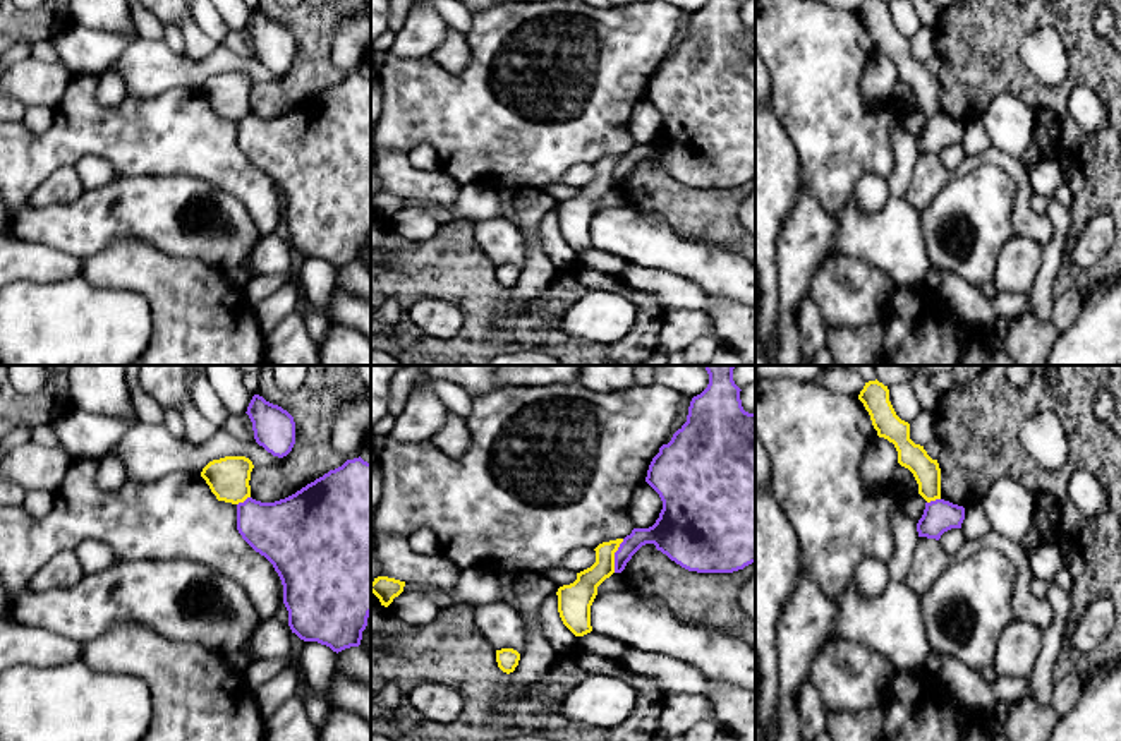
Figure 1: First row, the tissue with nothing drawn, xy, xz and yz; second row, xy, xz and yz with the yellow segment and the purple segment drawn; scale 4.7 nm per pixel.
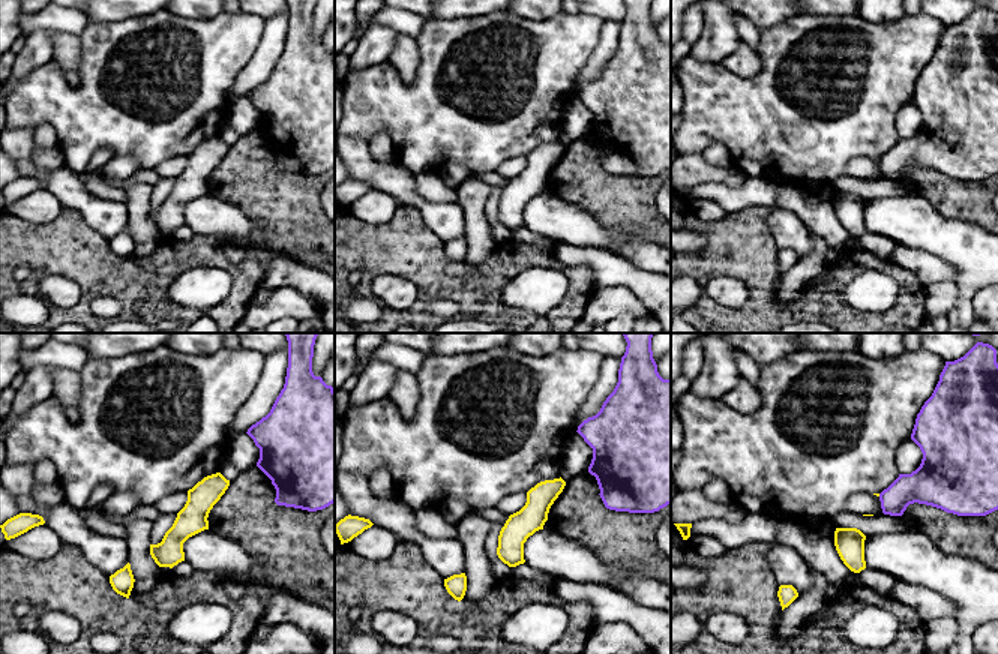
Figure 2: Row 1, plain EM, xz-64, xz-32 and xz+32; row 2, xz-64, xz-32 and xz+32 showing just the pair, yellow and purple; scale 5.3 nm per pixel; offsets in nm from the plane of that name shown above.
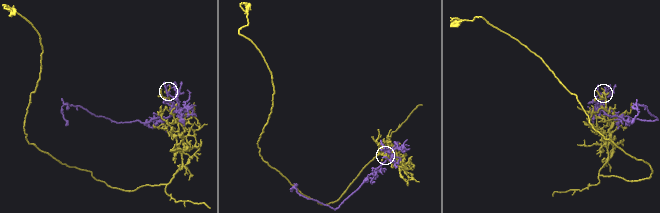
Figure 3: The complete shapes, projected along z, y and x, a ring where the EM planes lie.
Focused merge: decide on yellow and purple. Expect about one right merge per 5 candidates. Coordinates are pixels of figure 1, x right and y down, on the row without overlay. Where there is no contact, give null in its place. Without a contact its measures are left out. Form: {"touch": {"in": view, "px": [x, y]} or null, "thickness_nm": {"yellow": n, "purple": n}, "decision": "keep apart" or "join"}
{"touch": {"in": "xz", "px": [613, 172]}, "thickness_nm": {"yellow": 140, "purple": 120}, "decision": "keep apart"}

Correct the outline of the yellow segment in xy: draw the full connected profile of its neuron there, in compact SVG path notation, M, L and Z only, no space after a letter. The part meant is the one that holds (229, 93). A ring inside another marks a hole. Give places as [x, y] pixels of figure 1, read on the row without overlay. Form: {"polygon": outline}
{"polygon": "M225 72L209 77L201 93L218 117L239 120L251 113L251 87L254 81L245 72Z"}

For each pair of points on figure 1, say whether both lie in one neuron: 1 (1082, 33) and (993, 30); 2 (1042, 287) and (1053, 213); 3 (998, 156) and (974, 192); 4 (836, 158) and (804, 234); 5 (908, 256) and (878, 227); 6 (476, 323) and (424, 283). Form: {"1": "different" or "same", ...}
{"1": "same", "2": "same", "3": "different", "4": "different", "5": "same", "6": "same"}

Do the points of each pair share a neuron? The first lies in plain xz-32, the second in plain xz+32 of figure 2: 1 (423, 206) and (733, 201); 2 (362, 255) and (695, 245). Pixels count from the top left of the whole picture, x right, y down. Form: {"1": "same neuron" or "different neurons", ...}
{"1": "different neurons", "2": "different neurons"}

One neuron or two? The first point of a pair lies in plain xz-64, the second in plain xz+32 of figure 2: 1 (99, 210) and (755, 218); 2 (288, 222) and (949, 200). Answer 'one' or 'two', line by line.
1: two
2: one

